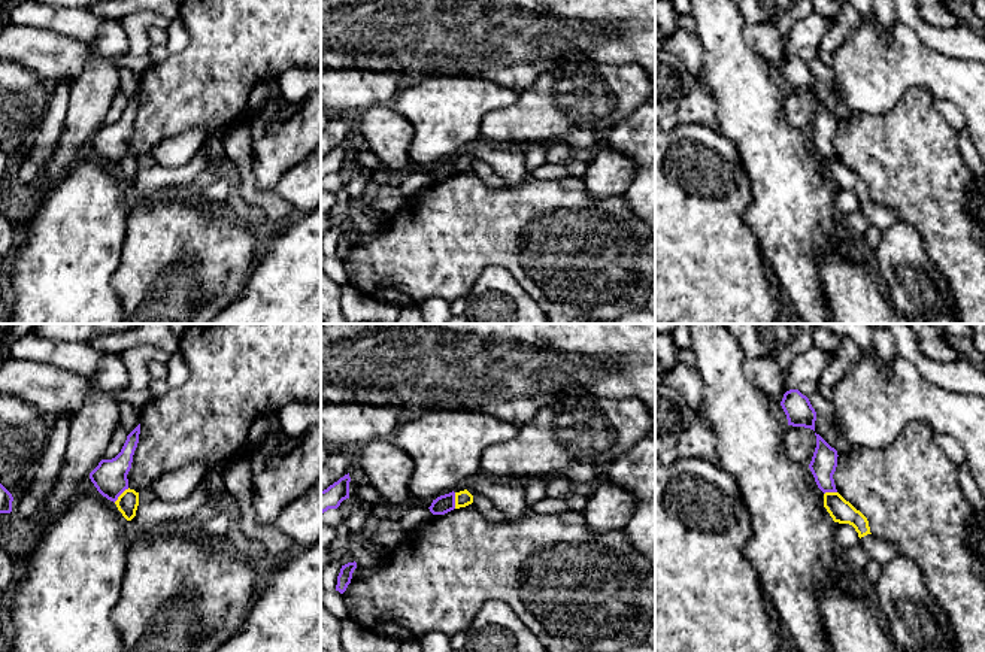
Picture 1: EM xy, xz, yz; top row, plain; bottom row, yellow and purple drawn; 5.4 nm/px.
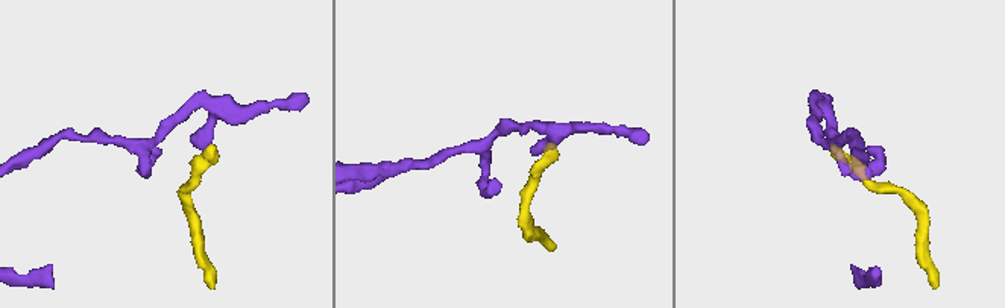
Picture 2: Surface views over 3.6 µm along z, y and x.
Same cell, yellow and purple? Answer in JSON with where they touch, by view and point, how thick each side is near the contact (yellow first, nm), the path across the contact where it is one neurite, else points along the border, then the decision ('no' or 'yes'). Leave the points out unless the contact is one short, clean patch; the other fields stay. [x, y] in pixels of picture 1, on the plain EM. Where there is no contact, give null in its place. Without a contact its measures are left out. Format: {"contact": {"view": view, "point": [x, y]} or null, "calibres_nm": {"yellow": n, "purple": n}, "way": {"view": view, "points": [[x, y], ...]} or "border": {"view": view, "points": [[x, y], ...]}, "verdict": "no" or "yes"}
{"contact": {"view": "xy", "point": [121, 160]}, "calibres_nm": {"yellow": 120, "purple": 180}, "border": {"view": "xy", "points": [[129, 154], [114, 167]]}, "verdict": "no"}

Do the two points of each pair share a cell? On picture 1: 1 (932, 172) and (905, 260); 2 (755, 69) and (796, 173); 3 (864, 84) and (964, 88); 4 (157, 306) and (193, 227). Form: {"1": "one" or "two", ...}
{"1": "two", "2": "one", "3": "one", "4": "one"}

